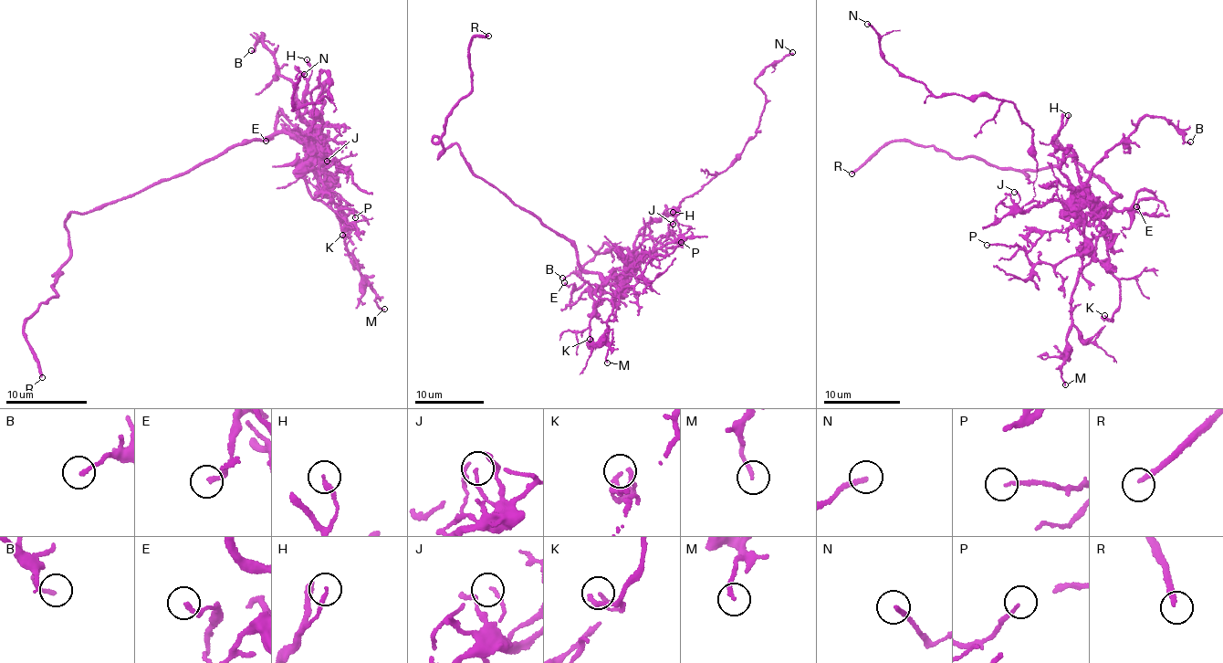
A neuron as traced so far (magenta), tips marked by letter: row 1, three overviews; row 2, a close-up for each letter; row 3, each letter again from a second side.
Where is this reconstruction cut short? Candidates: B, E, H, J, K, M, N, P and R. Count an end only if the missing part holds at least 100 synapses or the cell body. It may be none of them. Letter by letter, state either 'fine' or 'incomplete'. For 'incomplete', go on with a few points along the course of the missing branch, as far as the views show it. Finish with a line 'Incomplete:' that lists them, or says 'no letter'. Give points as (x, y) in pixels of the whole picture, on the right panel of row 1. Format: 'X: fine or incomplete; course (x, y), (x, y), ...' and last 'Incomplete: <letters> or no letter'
B: fine
E: fine
H: fine
J: fine
K: fine
M: fine
N: fine
P: fine
R: incomplete
Incomplete: R

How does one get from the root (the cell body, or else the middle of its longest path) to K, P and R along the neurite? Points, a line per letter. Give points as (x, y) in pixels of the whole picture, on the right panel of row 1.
K: (1106, 188), (1119, 194), (1102, 213), (1101, 233), (1120, 295), (1112, 320), (1104, 315)
P: (1106, 188), (1119, 194), (1102, 213), (1086, 218), (1082, 250), (1060, 262), (1032, 263), (1017, 245), (987, 245)
R: (1106, 188), (1054, 137), (1063, 148), (1062, 160), (1040, 171), (956, 158), (896, 140), (851, 173)

